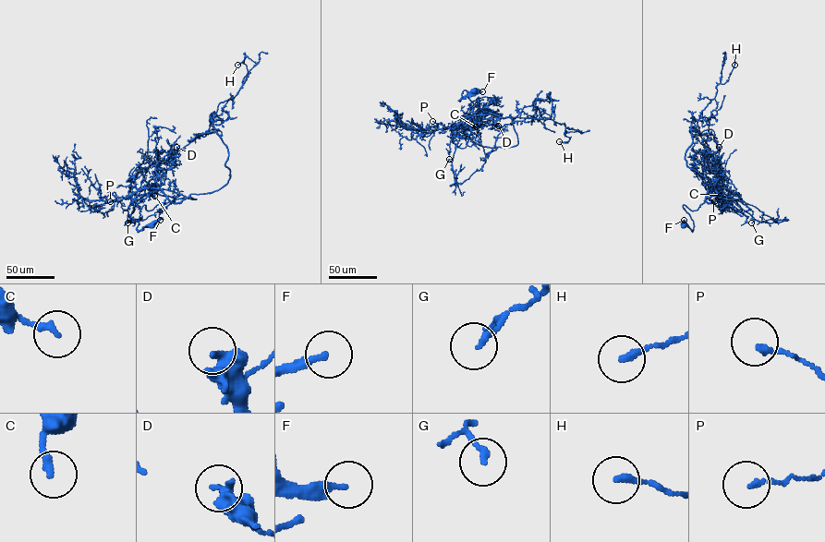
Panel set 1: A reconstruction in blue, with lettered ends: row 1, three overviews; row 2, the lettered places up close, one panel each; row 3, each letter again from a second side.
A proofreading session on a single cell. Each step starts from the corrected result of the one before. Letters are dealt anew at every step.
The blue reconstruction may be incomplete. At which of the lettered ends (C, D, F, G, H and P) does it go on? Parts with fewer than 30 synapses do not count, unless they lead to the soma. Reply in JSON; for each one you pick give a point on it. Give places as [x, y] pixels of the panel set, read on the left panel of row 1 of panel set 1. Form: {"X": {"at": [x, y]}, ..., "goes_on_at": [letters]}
{"goes_on_at": []}

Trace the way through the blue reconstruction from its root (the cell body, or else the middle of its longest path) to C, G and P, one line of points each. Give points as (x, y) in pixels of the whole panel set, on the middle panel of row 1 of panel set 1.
C: (474, 90), (458, 101), (466, 90), (470, 101), (488, 113), (471, 116), (476, 126)
G: (474, 90), (458, 101), (466, 90), (488, 113), (468, 116), (453, 129), (457, 143), (449, 159)
P: (474, 90), (458, 101), (466, 90), (470, 100), (488, 114), (467, 116), (452, 127), (432, 121)

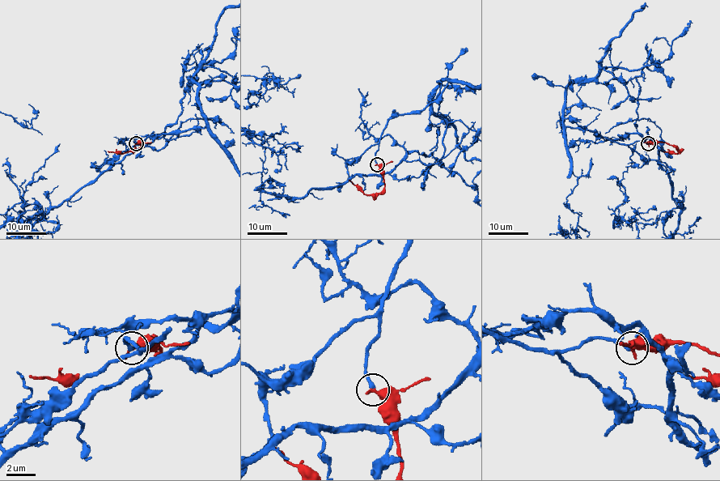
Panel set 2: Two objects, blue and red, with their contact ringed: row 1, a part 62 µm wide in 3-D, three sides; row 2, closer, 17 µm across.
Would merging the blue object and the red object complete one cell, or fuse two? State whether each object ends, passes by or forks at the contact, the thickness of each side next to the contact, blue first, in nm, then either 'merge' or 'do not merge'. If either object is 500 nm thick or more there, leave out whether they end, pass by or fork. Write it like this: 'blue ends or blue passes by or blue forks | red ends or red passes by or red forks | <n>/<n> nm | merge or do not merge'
blue ends | red ends | 220/420 nm | merge

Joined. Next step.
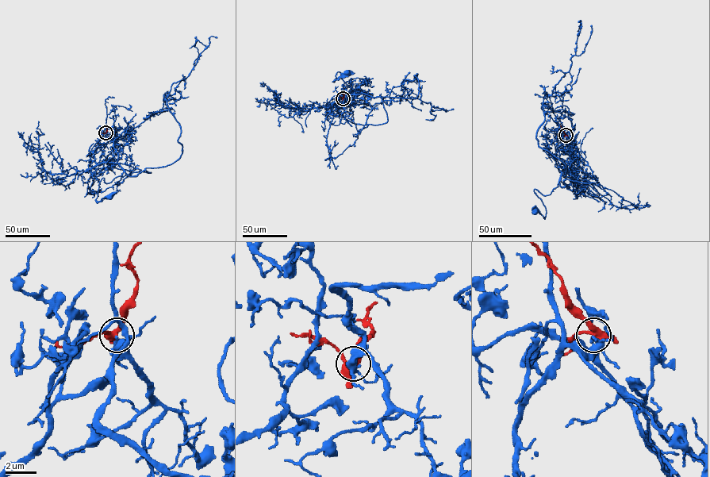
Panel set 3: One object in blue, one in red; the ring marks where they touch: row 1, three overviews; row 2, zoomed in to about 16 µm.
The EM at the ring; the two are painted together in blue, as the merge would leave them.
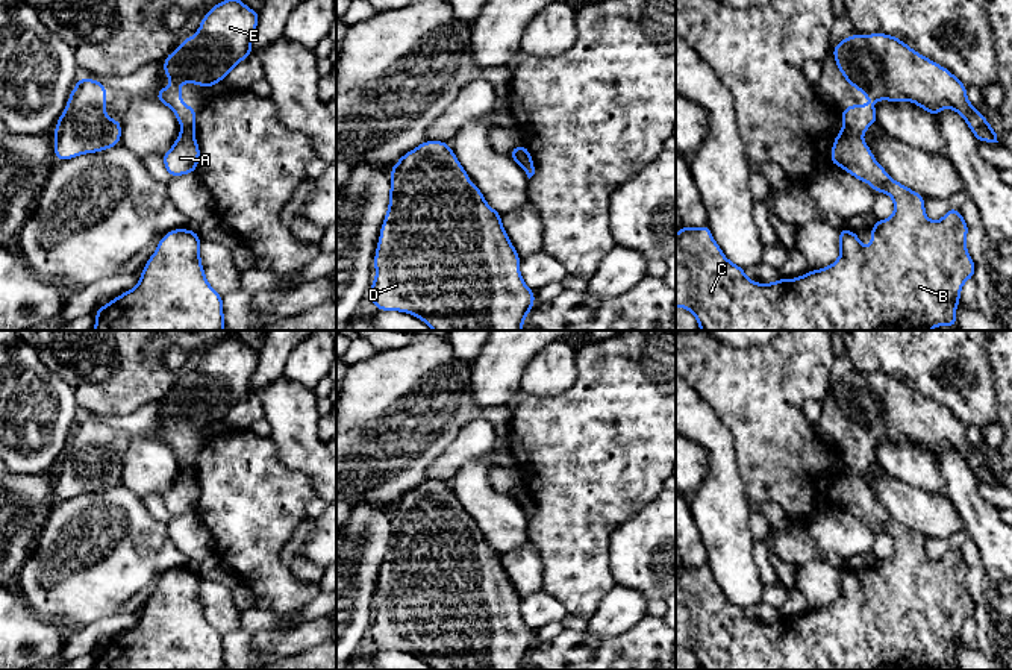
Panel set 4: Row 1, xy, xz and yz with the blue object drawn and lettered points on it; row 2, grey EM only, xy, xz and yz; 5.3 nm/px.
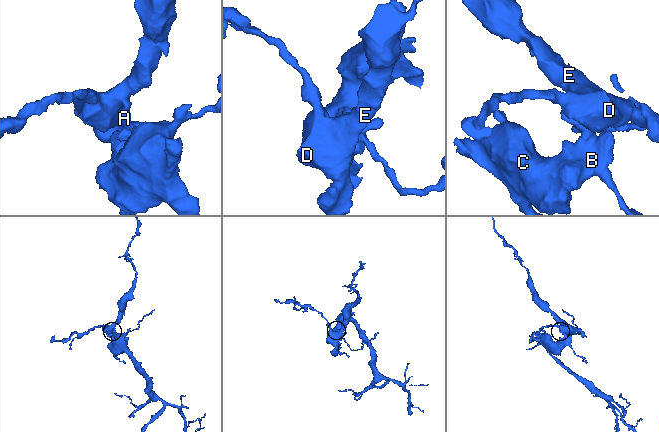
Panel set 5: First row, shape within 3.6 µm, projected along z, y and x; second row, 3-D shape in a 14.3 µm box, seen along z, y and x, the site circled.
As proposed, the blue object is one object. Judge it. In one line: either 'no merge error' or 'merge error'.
merge error

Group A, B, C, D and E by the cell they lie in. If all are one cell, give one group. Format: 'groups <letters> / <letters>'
groups A B C / D E

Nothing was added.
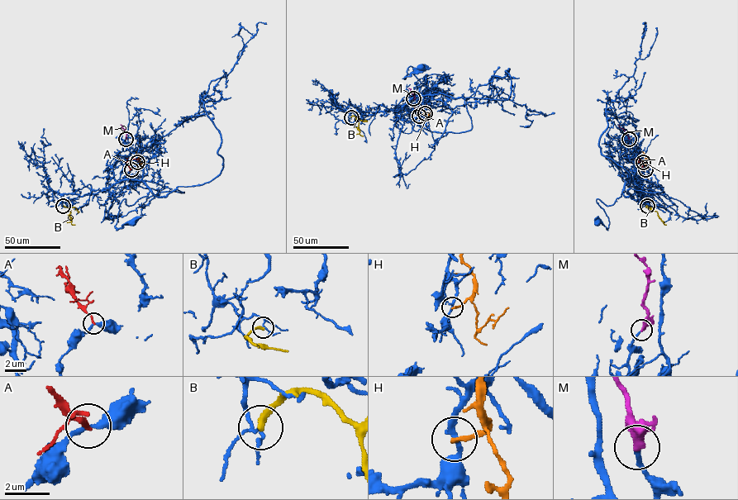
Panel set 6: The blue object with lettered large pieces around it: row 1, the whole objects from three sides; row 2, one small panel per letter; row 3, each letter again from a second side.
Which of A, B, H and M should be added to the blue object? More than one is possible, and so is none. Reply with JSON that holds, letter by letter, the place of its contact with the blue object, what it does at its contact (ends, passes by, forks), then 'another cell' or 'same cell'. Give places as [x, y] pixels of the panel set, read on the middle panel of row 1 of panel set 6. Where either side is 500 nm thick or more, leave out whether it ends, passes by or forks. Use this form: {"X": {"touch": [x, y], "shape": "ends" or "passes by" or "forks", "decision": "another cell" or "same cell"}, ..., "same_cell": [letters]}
{"A": {"touch": [419, 116], "shape": "ends", "decision": "another cell"}, "B": {"touch": [351, 117], "shape": "ends", "decision": "another cell"}, "H": {"touch": [425, 113], "shape": "ends", "decision": "another cell"}, "M": {"touch": [413, 98], "shape": "ends", "decision": "same cell"}, "same_cell": ["M"]}

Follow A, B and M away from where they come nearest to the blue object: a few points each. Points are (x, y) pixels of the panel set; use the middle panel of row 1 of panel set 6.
A: (419, 116), (417, 111), (426, 104)
B: (350, 117), (355, 117), (359, 134), (363, 136)
M: (414, 98), (408, 88)

